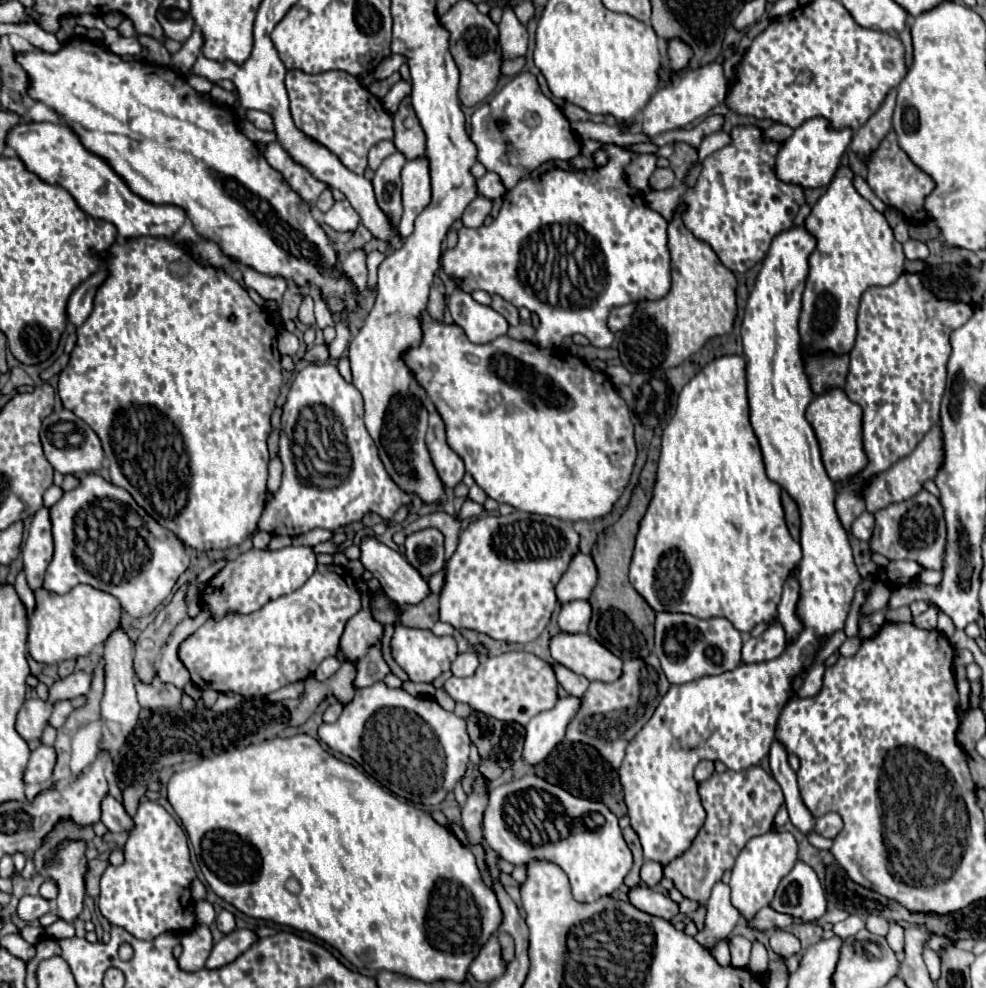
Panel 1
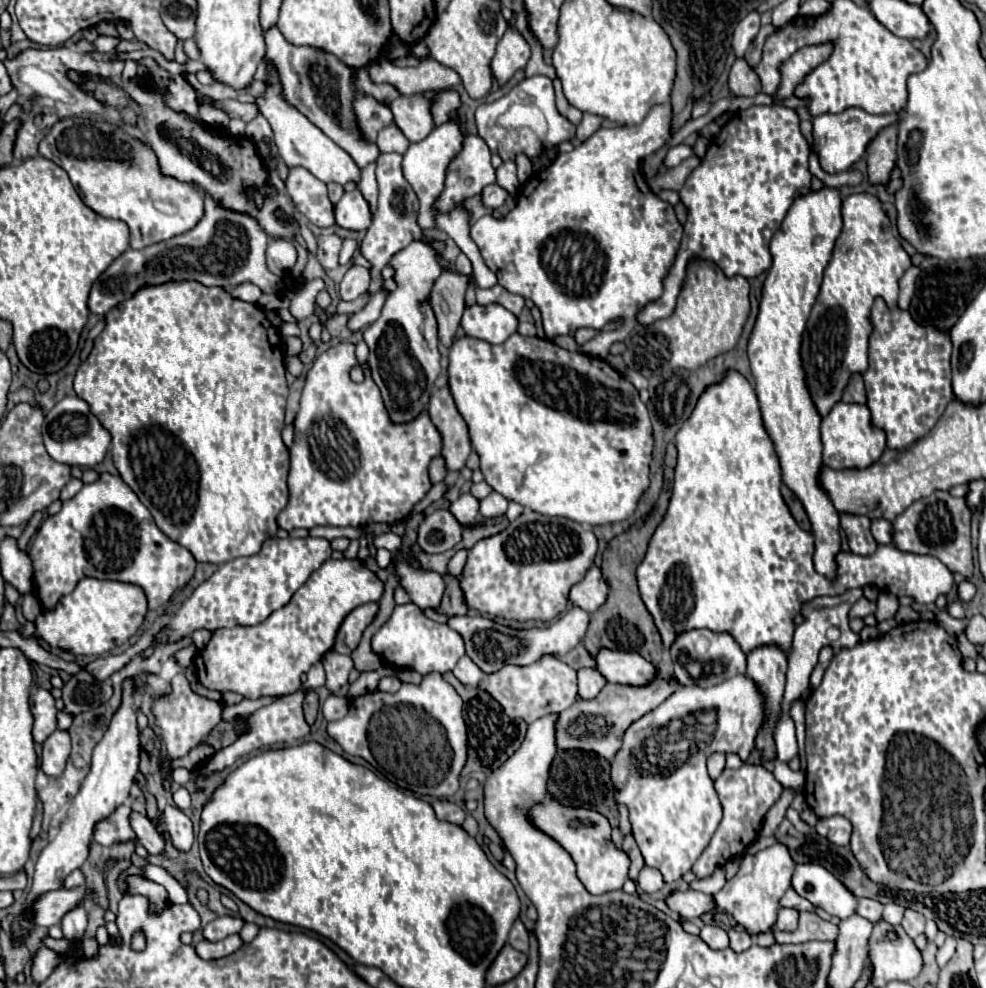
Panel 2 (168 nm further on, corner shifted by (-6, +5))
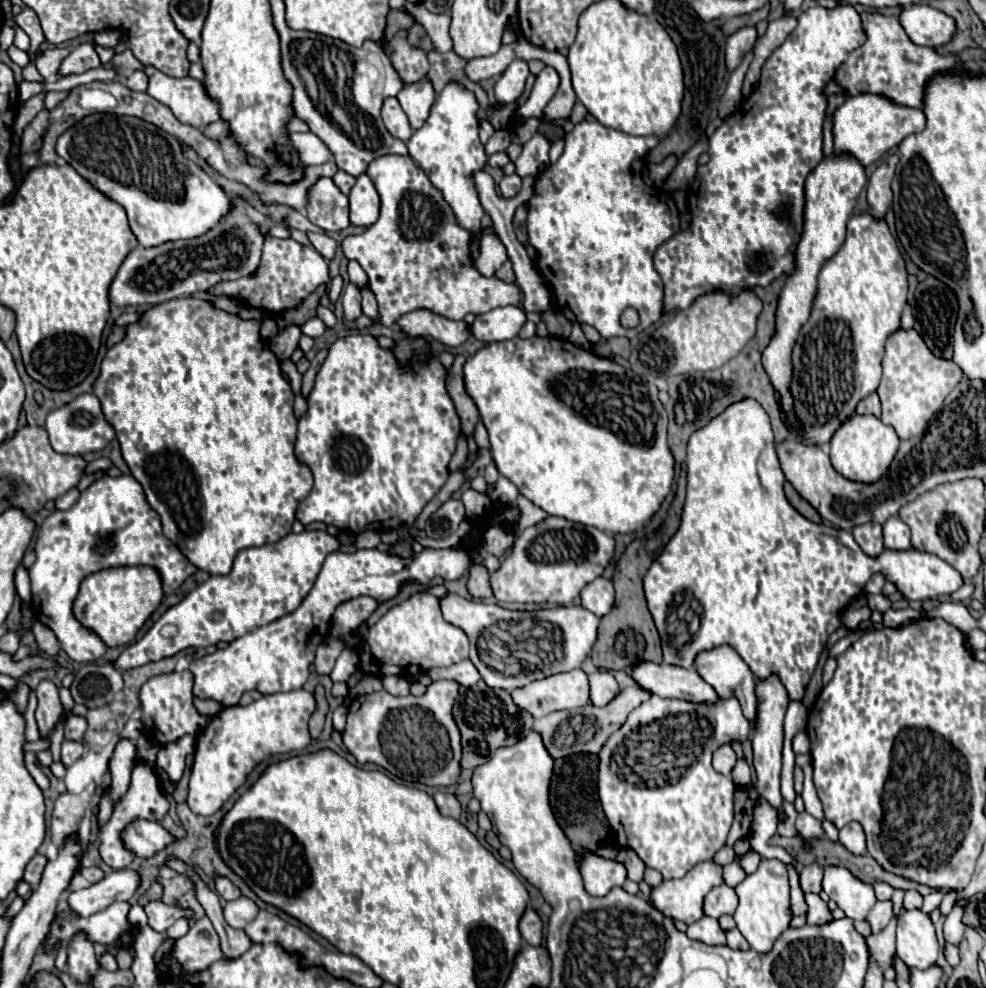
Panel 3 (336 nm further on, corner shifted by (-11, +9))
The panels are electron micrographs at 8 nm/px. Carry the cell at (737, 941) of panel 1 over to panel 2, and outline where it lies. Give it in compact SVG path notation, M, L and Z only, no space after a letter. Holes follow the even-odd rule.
M728 930L728 936L730 936L730 948L734 952L744 952L752 946L752 938L746 930Z

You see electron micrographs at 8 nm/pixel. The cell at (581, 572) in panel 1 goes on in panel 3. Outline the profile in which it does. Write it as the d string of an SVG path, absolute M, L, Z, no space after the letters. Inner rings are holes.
M601 576L599 580L587 584L587 588L581 592L581 606L599 618L605 616L613 608L613 582Z

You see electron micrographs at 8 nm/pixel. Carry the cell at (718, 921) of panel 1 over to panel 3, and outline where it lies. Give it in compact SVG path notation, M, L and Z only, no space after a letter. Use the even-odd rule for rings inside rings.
M754 850L739 859L740 866L745 870L747 874L755 872L761 861L761 856Z

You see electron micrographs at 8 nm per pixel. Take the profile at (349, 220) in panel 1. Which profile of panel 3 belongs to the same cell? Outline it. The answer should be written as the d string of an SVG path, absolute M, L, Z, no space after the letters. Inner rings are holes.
M361 174L349 192L351 224L371 226L379 218L379 194L367 174Z

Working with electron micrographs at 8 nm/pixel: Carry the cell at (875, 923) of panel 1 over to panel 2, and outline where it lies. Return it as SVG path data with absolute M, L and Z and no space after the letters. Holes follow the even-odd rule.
M886 904L882 918L884 918L888 924L900 924L902 914L904 914L904 908L900 908L898 904Z

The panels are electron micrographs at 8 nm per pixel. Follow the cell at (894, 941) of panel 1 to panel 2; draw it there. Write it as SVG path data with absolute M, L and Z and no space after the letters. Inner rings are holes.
M906 910L904 912L904 920L902 920L902 928L906 930L906 934L910 938L918 938L924 932L924 922L926 918L914 910Z

